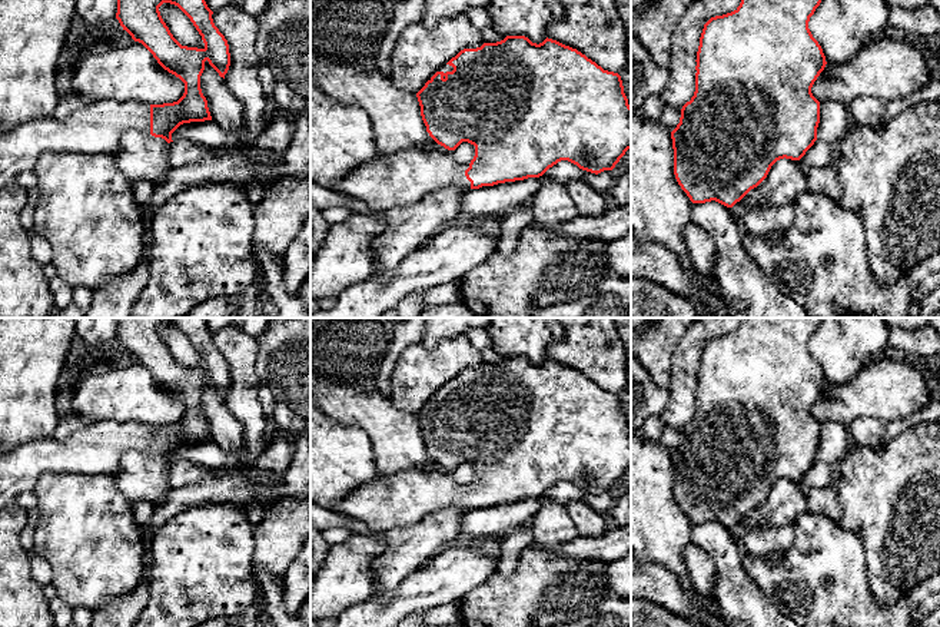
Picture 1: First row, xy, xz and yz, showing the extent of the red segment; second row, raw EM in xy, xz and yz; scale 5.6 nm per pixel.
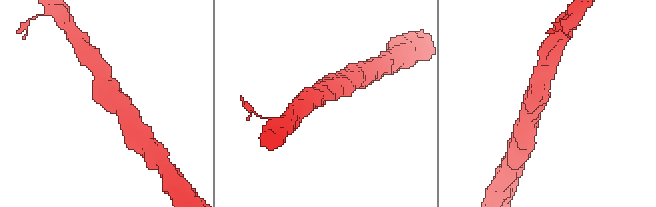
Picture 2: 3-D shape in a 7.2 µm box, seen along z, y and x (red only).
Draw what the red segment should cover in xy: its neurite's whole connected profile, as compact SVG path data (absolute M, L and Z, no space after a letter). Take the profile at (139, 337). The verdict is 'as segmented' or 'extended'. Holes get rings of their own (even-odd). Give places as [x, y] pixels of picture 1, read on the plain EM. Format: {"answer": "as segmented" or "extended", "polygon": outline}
{"answer": "extended", "polygon": "M116 318L117 334L123 351L134 362L142 364L157 381L157 384L185 404L183 417L173 424L139 425L133 422L97 421L82 427L63 441L46 437L30 441L0 457L0 510L14 502L26 491L33 491L39 478L44 472L59 474L116 474L120 460L127 451L139 451L155 458L162 458L167 464L172 454L183 444L212 441L207 421L200 409L200 397L205 382L225 399L230 387L229 365L225 356L215 346L212 335L203 318ZM163 324L177 326L193 344L202 361L203 369L182 366L163 342L159 328Z"}

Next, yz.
{"answer": "as segmented", "polygon": "M741 318L740 326L727 335L711 338L702 349L697 372L695 412L690 422L681 429L677 448L671 452L674 470L674 495L692 524L715 521L727 528L733 528L751 510L757 508L768 495L771 487L780 480L800 481L817 461L820 444L820 422L813 417L811 408L827 382L821 366L813 358L808 342L820 326L823 318Z"}

